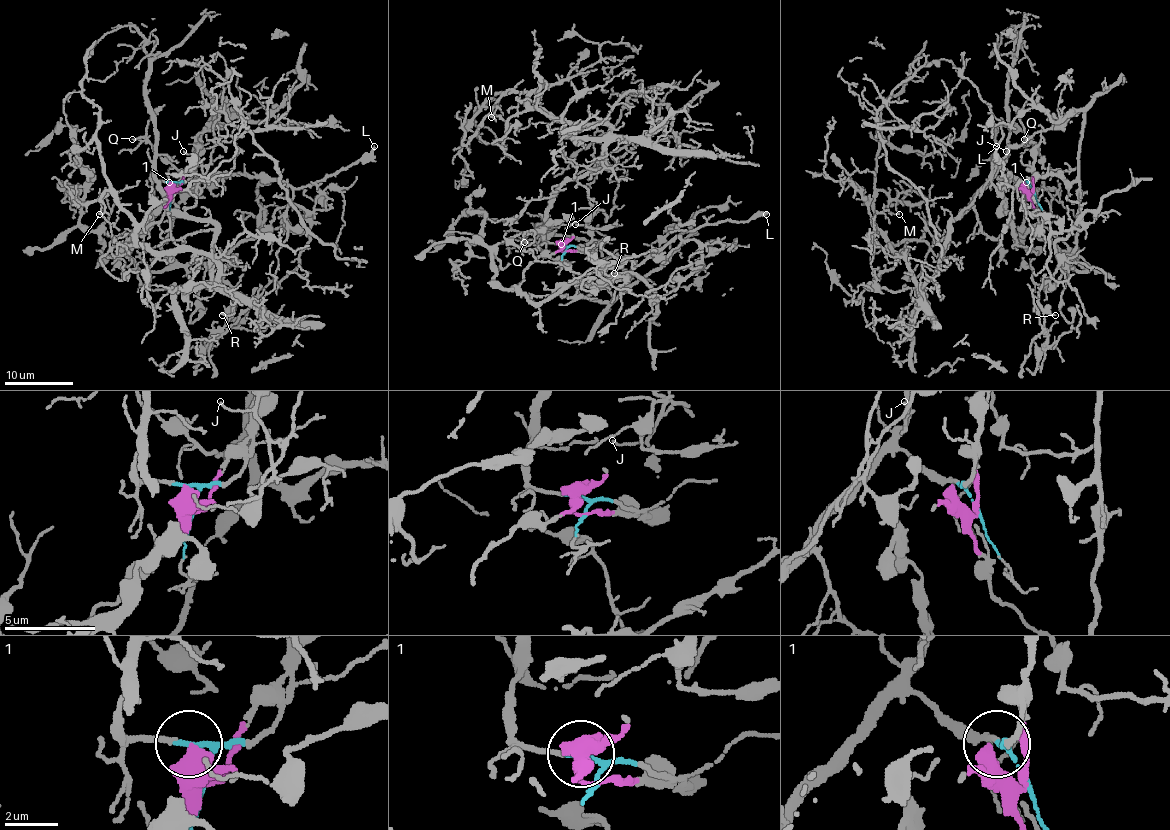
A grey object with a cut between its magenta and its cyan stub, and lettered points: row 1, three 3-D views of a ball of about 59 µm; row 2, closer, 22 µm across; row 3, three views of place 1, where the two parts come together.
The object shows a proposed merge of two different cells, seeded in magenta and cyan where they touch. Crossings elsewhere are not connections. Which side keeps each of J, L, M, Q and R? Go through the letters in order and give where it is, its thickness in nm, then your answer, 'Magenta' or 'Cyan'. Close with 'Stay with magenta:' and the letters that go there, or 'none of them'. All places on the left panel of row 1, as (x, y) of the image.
J: Place: (183, 151). Thickness 90 nm. Magenta
L: Place: (374, 146). Thickness 240 nm. Magenta
M: Place: (99, 214). Thickness 120 nm. Cyan
Q: Place: (132, 139). Thickness 120 nm. Magenta
R: Place: (222, 315). Thickness 100 nm. Magenta
Stay with magenta: J, L, Q, R

